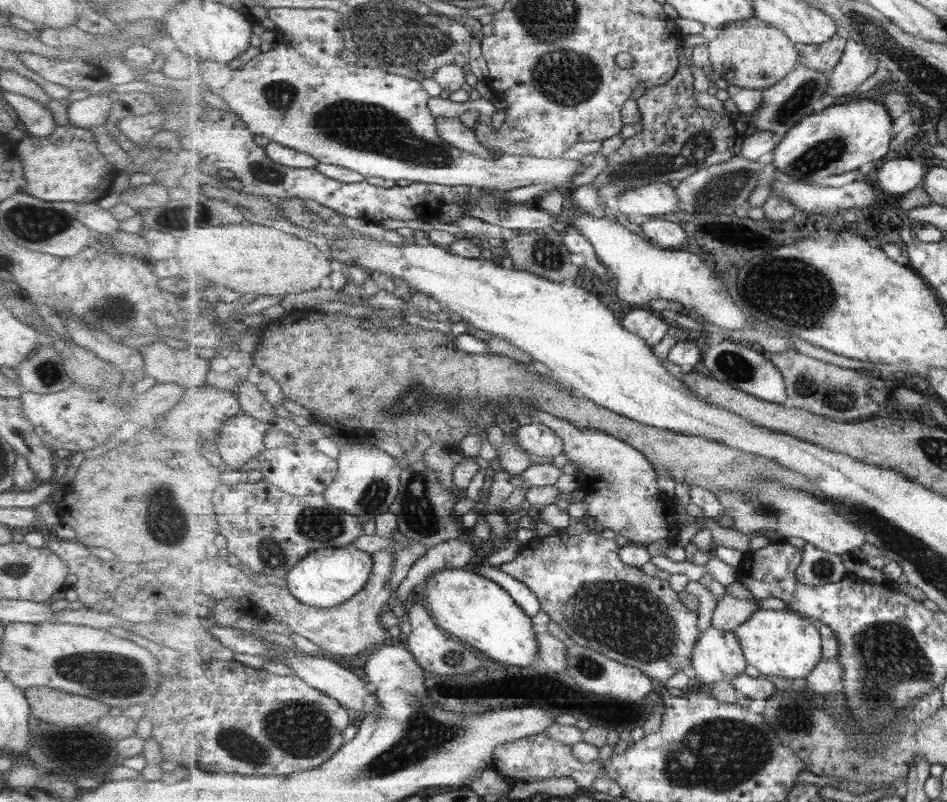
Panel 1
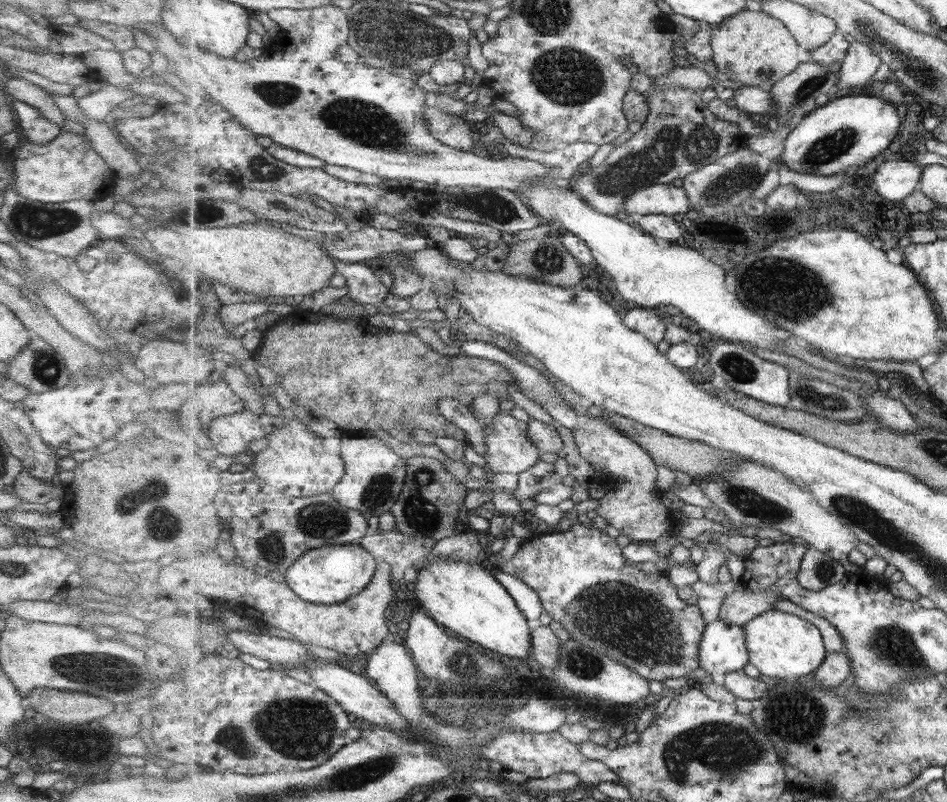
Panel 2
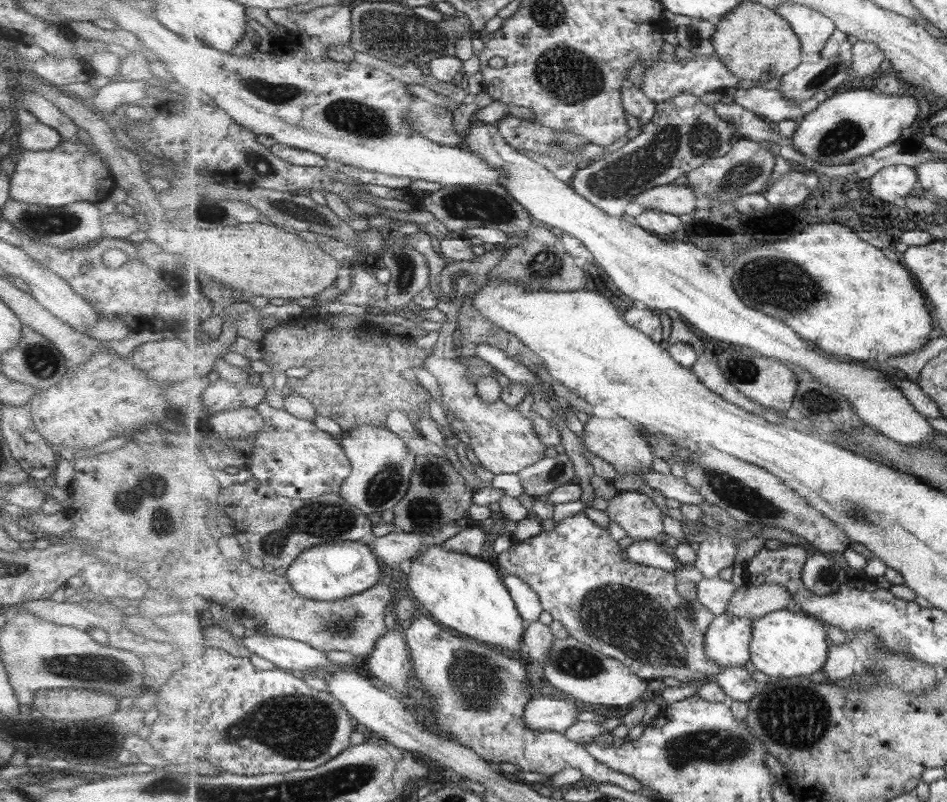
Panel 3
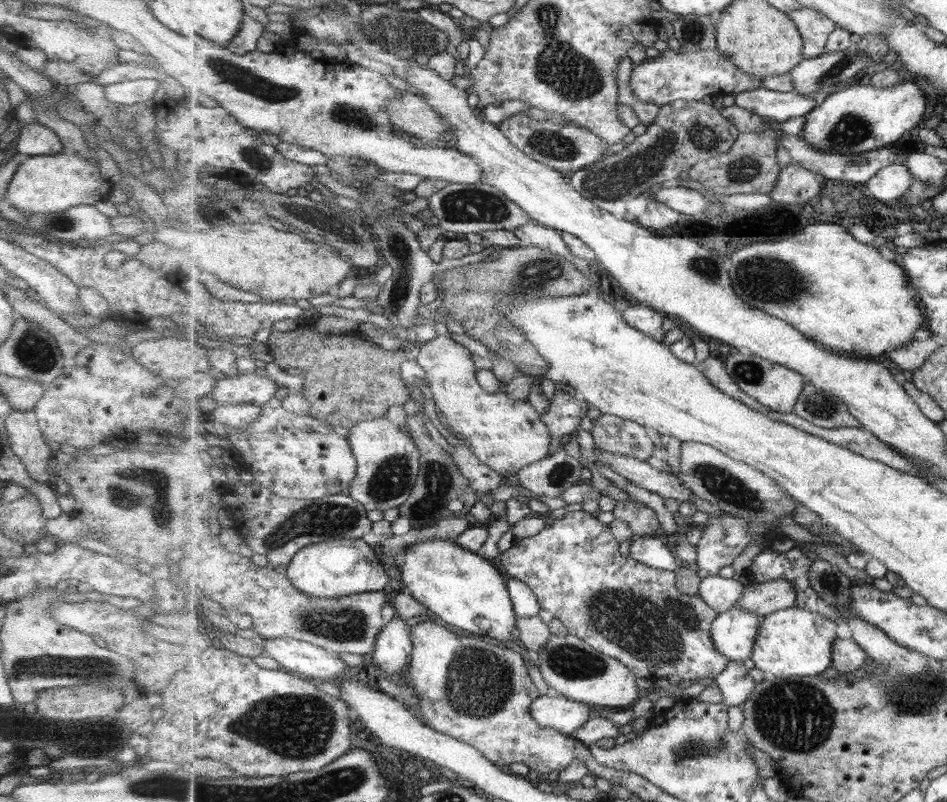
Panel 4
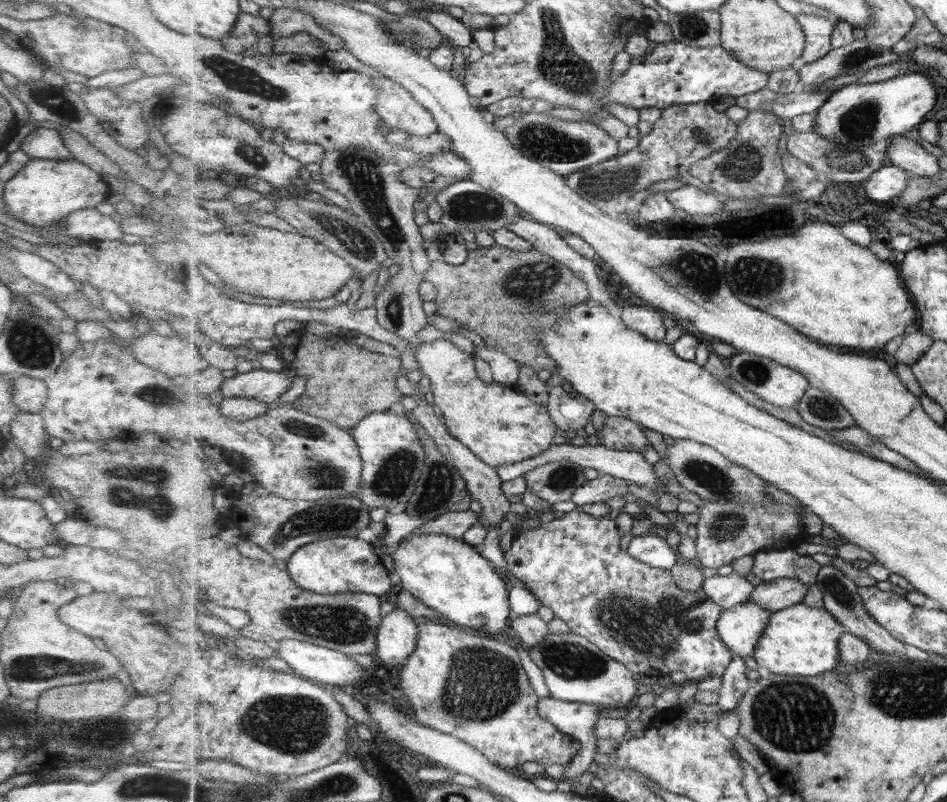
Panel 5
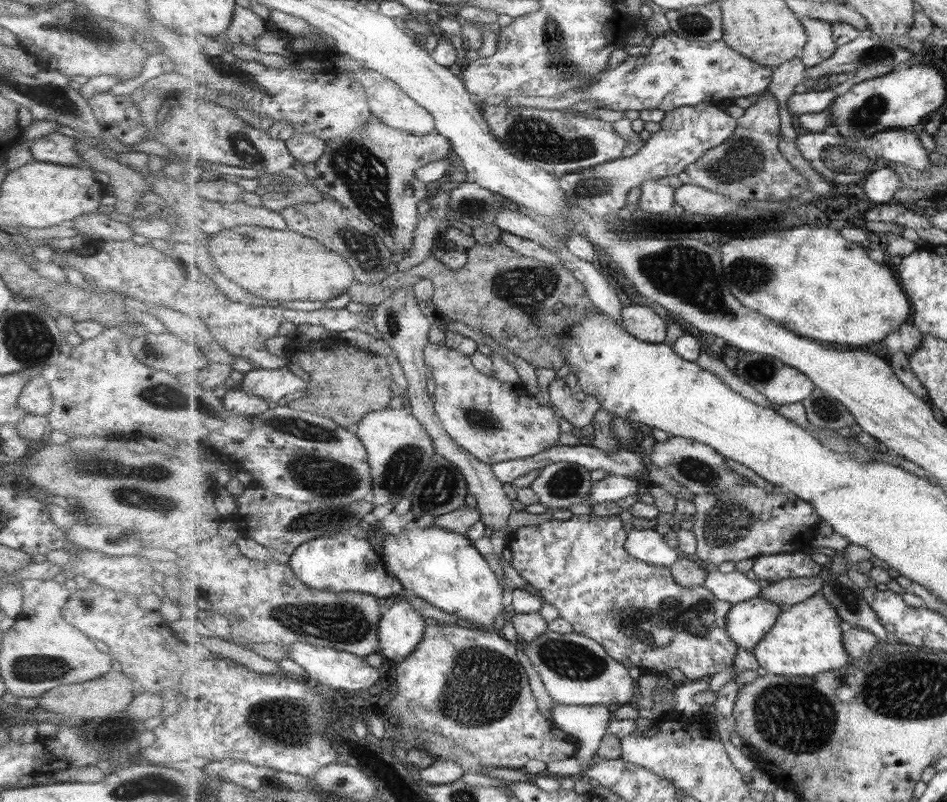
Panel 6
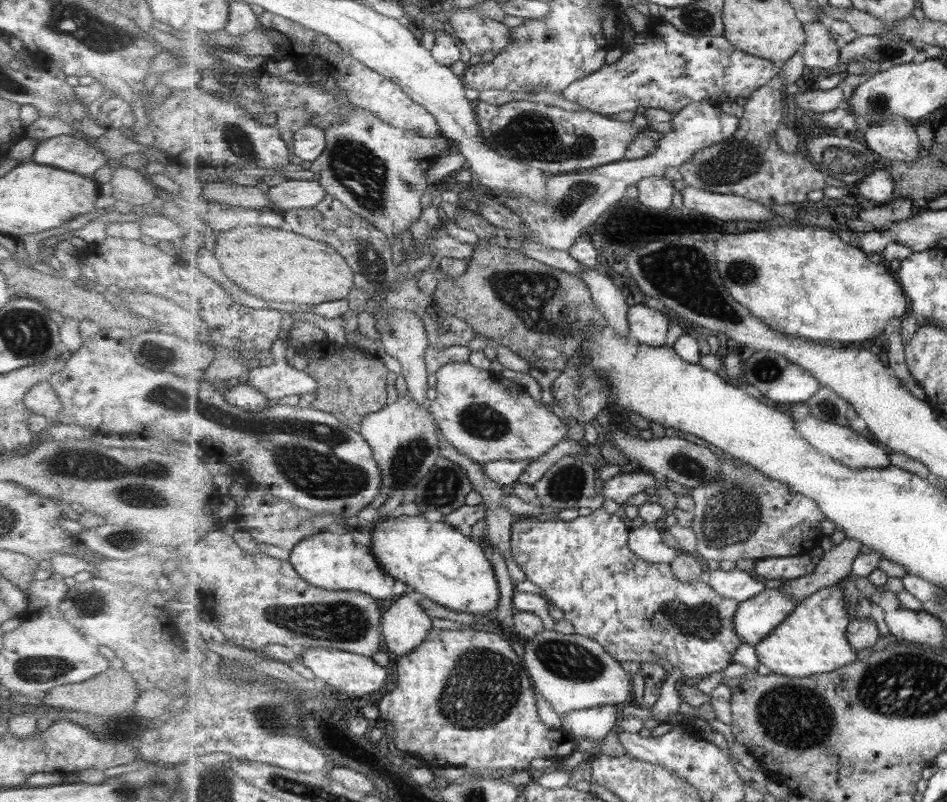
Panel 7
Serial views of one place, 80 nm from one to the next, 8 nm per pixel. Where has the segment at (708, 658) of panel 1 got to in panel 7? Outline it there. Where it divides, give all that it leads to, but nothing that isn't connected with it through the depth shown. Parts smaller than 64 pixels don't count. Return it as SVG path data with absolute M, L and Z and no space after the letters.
M780 587L766 588L761 594L740 602L735 616L736 633L741 640L755 646L791 616L798 604Z

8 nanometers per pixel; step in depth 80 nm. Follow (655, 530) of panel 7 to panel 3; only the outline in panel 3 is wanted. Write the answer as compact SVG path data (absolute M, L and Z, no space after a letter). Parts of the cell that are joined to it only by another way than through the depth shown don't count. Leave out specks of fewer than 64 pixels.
M650 540L634 541L626 549L626 555L638 564L661 568L665 571L674 572L681 568L681 564L667 546Z

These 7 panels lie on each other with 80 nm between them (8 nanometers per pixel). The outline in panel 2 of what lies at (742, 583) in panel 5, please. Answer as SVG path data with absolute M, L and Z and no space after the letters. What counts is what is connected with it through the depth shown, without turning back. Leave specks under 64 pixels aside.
M698 580L692 584L694 591L701 598L697 600L697 606L703 613L706 624L711 624L720 618L720 610L725 597L731 592L731 585L718 582L707 584Z

